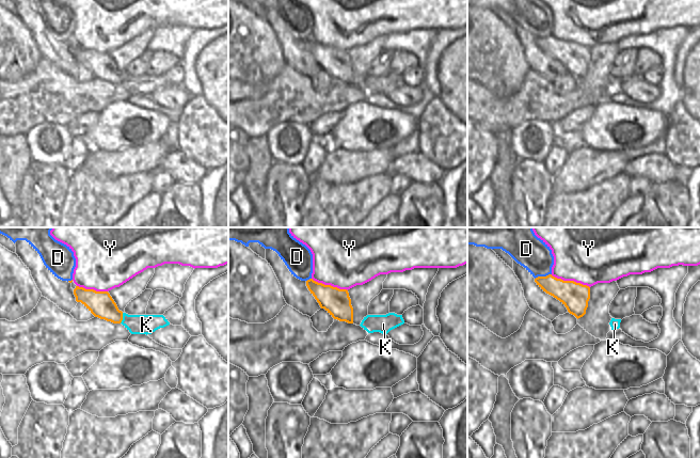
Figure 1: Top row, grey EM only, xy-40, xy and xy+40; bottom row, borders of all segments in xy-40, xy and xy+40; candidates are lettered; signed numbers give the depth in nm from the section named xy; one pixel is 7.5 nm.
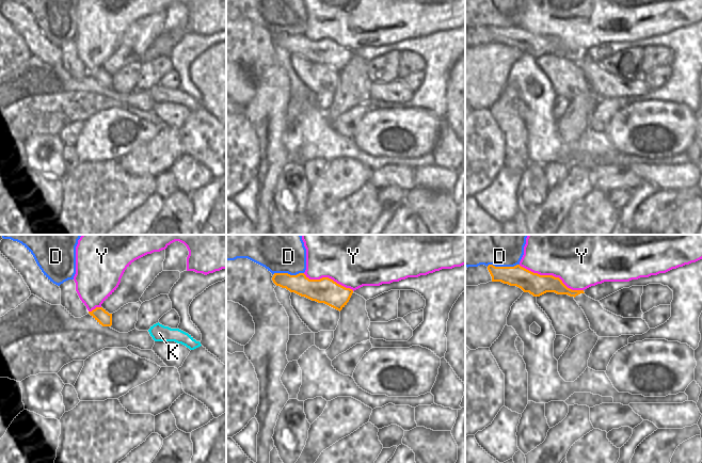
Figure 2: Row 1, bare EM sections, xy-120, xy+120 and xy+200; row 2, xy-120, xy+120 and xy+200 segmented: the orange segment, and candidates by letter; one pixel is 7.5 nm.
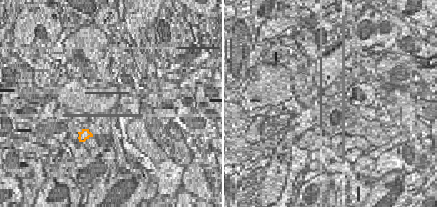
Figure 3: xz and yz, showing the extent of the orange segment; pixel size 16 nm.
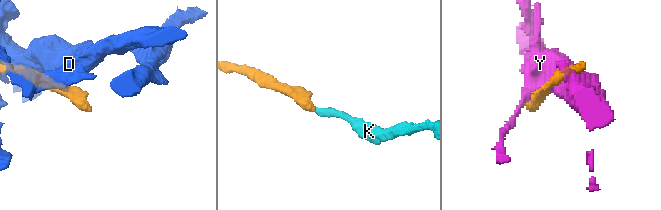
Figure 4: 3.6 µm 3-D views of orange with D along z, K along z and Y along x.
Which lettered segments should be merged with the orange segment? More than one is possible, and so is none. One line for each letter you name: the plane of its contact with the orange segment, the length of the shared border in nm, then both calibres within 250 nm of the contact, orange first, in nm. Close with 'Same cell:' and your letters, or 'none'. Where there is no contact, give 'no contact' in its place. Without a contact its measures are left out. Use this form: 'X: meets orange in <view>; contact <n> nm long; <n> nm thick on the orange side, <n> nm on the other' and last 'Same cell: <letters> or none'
K: meets orange in xy-40; contact 80 nm long; 190 nm thick on the orange side, 140 nm on the other
Same cell: K

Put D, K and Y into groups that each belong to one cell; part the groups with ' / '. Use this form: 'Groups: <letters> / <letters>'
Groups: D / K / Y

